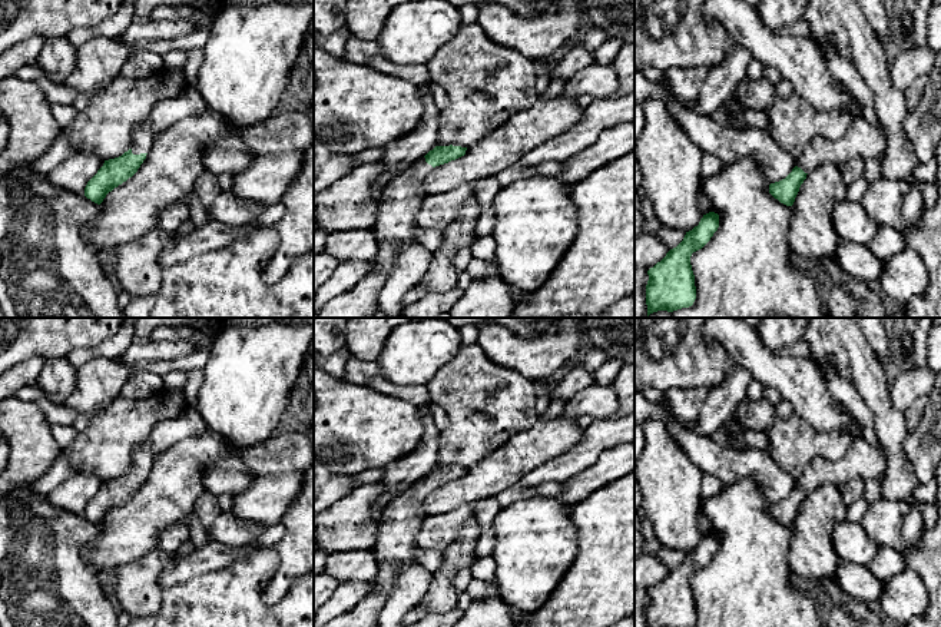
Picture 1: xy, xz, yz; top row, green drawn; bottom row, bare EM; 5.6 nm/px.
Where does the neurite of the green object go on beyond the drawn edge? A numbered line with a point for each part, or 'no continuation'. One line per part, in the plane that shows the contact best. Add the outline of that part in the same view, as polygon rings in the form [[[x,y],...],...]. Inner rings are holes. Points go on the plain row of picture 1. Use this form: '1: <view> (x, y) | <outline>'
1: xy (189, 423) | [[[188,407],[180,415],[159,422],[150,438],[133,455],[132,474],[140,475],[150,471],[153,458],[173,442],[196,437],[206,431],[203,418],[196,408]]]

